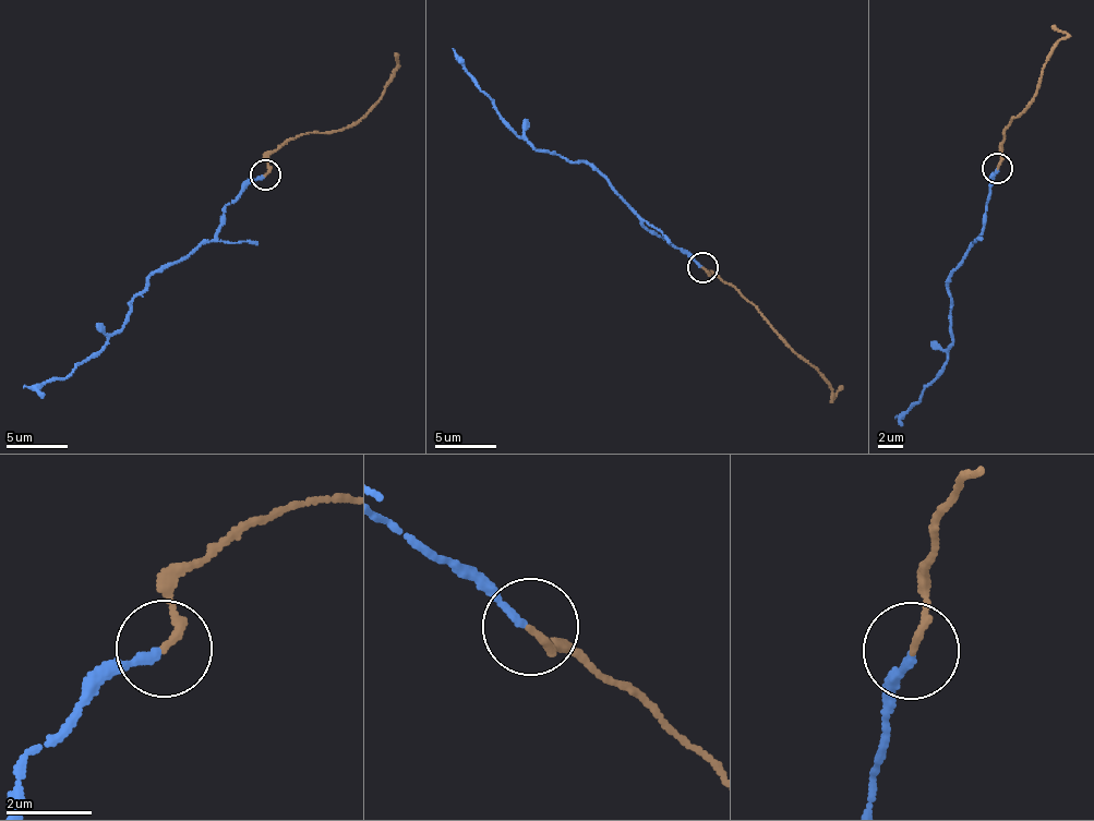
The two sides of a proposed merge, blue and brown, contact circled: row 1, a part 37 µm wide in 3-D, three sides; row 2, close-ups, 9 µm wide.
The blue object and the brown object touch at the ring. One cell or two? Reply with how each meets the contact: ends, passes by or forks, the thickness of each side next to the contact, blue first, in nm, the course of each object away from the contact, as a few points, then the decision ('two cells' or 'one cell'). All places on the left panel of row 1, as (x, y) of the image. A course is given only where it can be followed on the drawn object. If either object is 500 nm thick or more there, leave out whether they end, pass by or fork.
blue ends | brown ends | 170/170 nm | blue via (263, 176), (224, 208), (216, 238), (149, 277), (133, 298), (128, 323), (107, 343), (63, 377), (22, 387) | brown via (266, 176), (267, 155), (288, 140), (341, 130), (372, 110), (399, 64), (397, 53) | one cell

